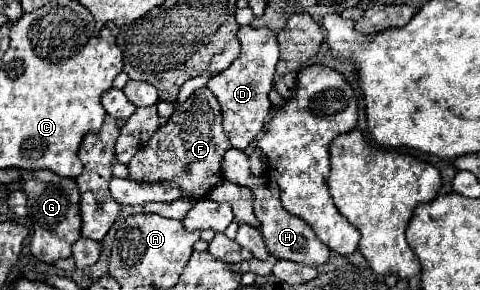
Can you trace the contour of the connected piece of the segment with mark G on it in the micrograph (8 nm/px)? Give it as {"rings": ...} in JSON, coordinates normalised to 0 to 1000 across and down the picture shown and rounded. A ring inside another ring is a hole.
{"rings":[[[90,583],[90,590],[48,590],[44,638],[56,672],[56,762],[69,776],[65,872],[90,907],[115,907],[123,893],[148,886],[148,852],[169,817],[165,652],[156,624]]]}

